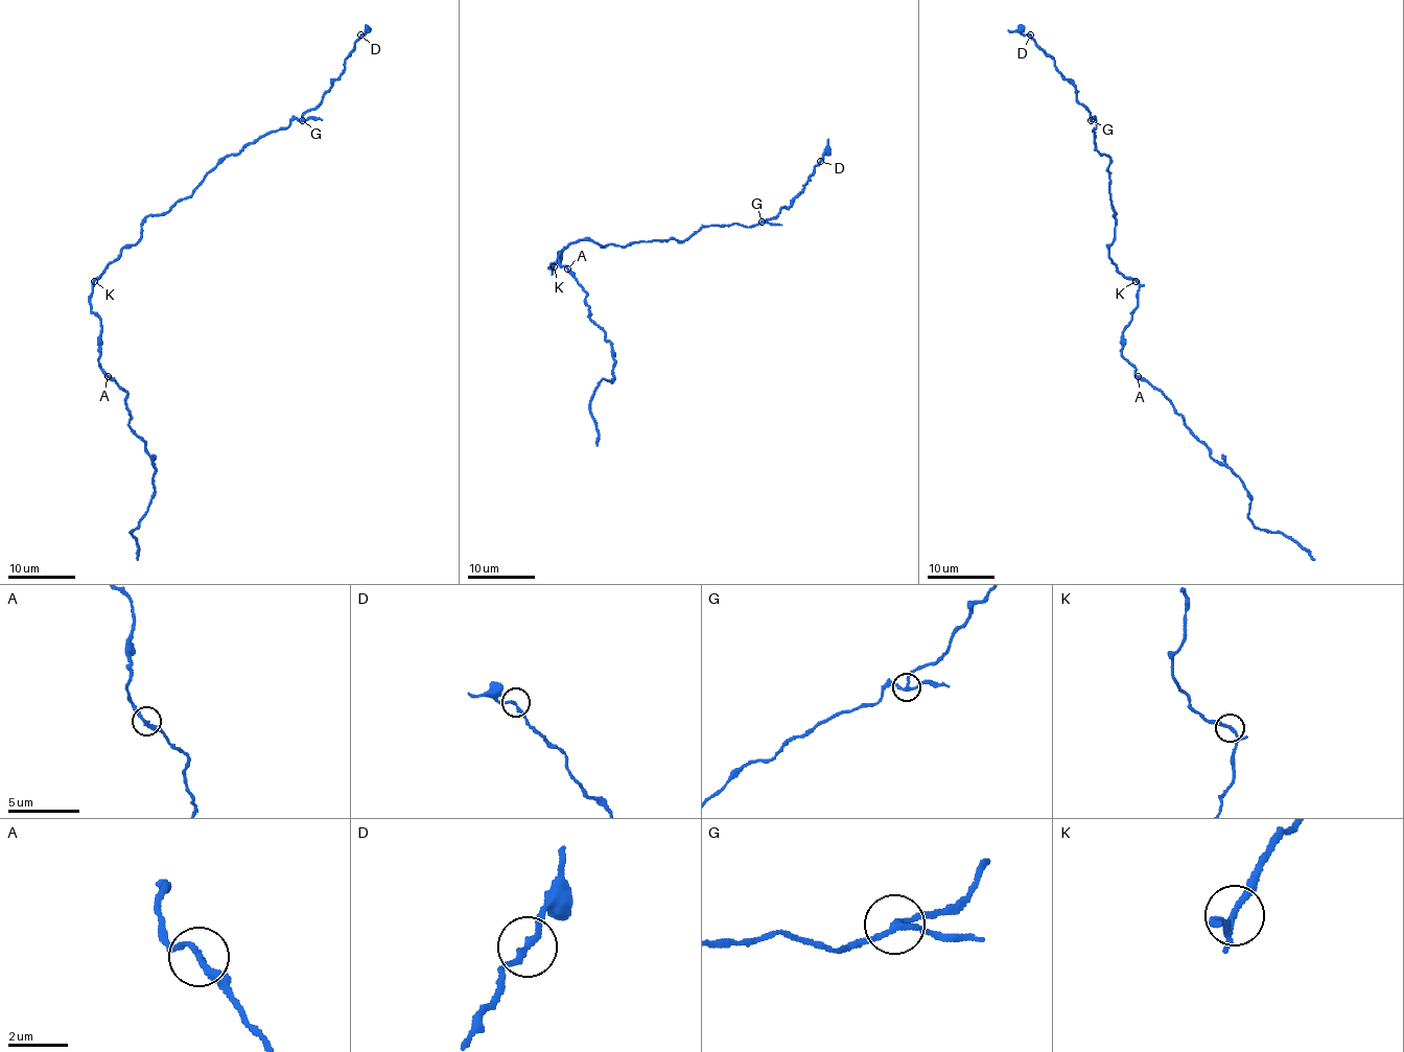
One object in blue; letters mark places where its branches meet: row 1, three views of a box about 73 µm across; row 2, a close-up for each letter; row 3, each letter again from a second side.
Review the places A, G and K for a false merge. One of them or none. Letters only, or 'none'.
G

